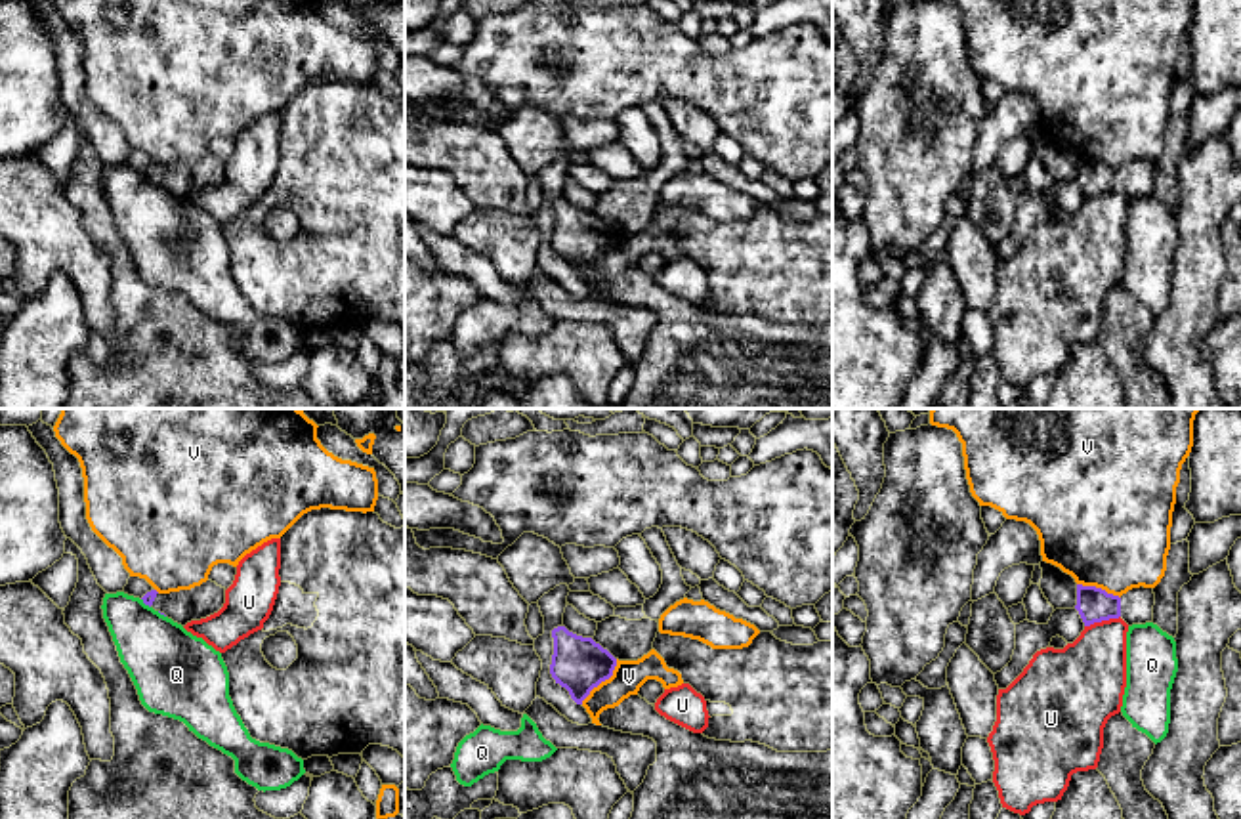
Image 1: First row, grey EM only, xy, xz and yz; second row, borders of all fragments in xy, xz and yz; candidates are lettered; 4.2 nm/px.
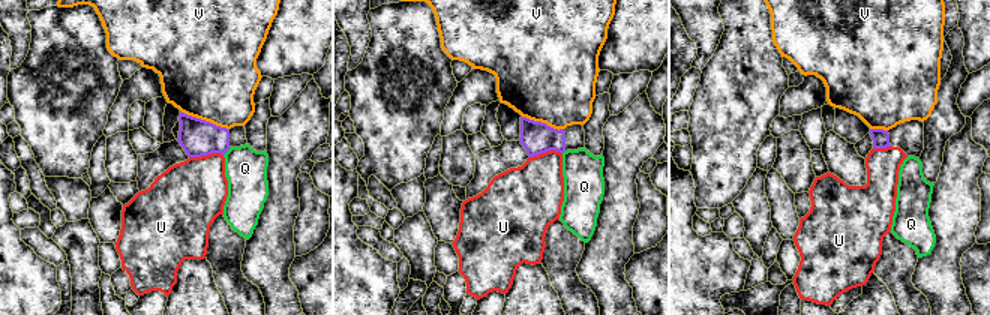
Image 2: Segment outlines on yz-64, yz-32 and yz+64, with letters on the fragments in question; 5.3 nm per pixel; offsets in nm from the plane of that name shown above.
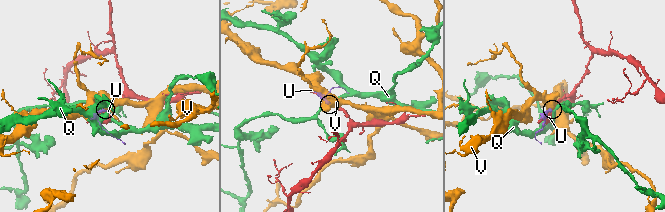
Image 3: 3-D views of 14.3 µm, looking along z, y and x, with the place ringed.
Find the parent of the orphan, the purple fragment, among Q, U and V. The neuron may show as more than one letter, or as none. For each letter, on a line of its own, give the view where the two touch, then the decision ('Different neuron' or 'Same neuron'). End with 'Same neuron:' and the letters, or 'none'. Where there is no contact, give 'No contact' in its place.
Q: Touches purple in xy. Different neuron
U: Touches purple in yz. Different neuron
V: Touches purple in xz. Different neuron
Same neuron: none

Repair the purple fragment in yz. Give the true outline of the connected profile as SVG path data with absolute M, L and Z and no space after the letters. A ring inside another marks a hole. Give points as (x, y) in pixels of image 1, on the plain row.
M1077 157L1075 181L1079 183L1084 199L1119 189L1128 199L1153 195L1153 178L1153 160L1132 160L1119 170L1096 158Z

